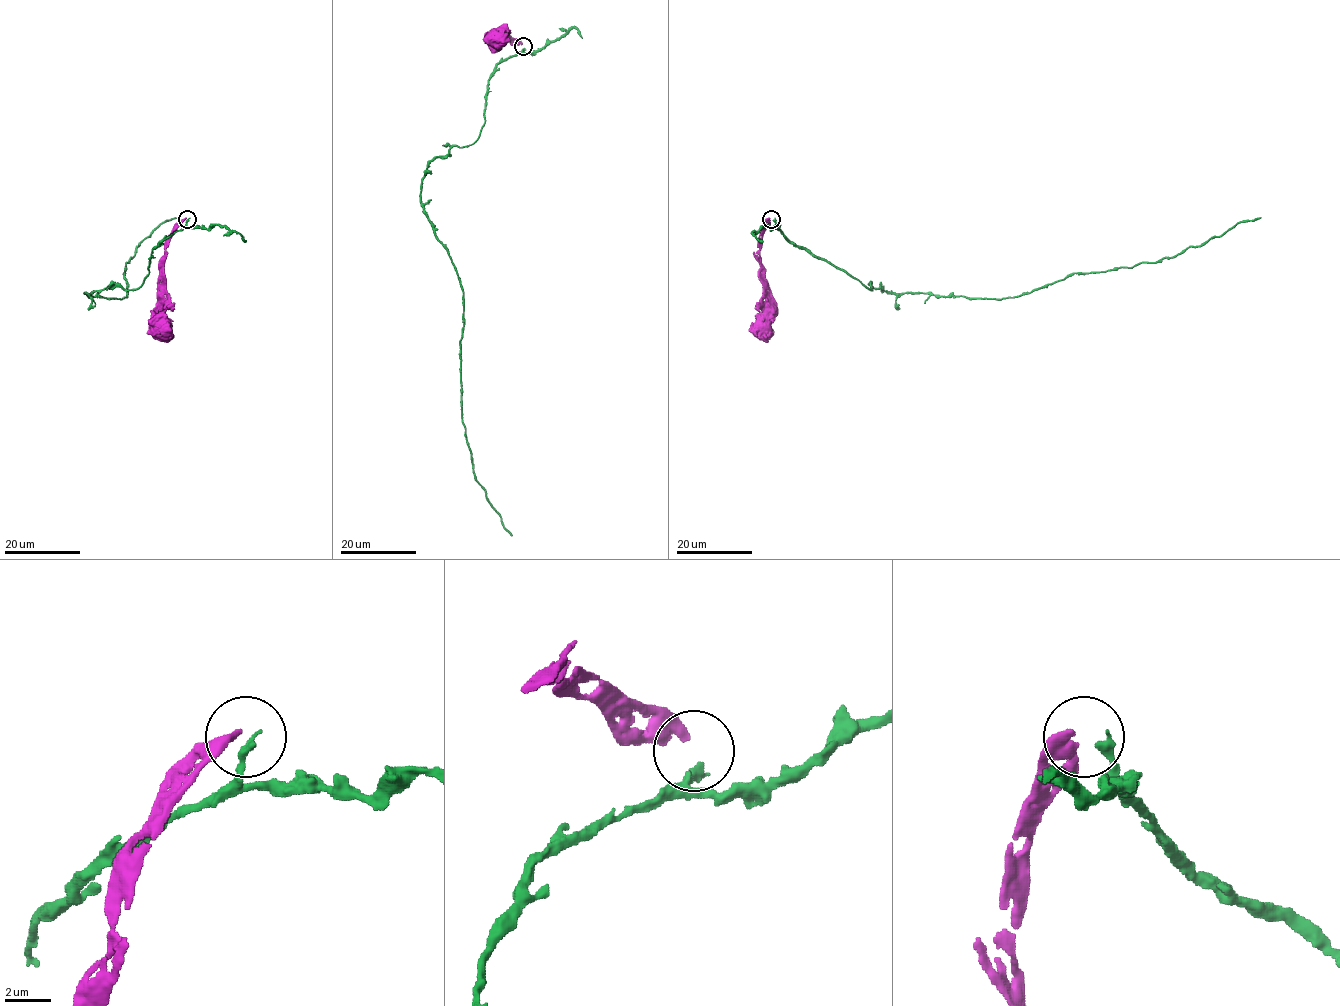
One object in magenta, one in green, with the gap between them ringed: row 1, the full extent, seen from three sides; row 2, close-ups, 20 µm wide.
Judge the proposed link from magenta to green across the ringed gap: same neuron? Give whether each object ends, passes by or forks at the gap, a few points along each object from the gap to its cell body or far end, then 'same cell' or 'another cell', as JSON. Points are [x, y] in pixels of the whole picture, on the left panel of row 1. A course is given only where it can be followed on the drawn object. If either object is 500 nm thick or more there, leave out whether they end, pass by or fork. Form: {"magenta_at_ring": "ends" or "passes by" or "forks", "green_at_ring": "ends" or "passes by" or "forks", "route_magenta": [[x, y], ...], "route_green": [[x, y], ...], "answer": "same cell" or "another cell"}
{"magenta_at_ring": "ends", "green_at_ring": "ends", "route_magenta": [[186, 219], [167, 240], [165, 255], [161, 259], [164, 311], [155, 323], [160, 327]], "route_green": [[188, 220], [153, 249], [138, 288], [84, 293], [126, 297], [126, 262], [163, 221], [176, 218]], "answer": "another cell"}

